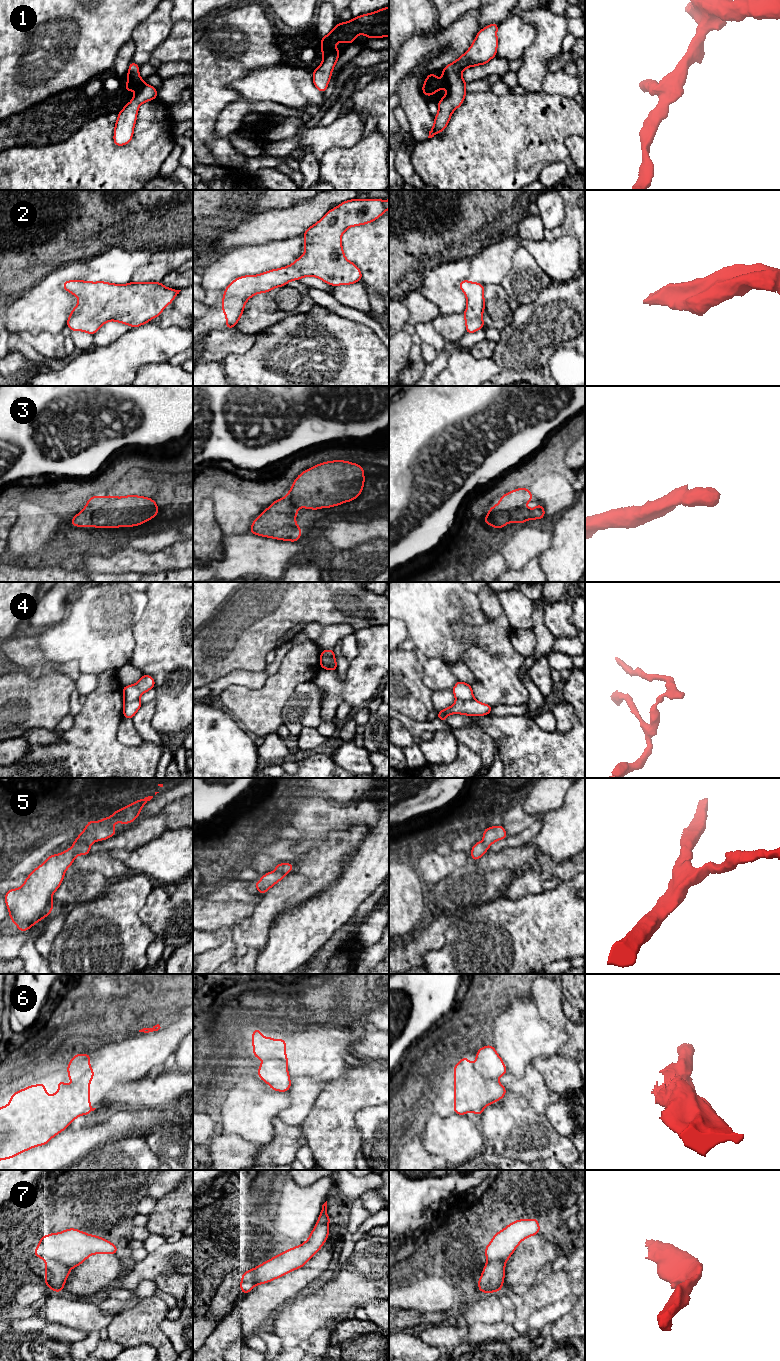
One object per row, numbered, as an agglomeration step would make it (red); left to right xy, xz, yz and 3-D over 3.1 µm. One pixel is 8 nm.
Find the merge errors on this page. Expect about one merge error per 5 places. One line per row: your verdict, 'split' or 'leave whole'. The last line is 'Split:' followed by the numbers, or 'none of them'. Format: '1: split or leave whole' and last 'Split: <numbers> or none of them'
1: split
2: leave whole
3: leave whole
4: split
5: leave whole
6: split
7: split
Split: 1, 4, 6, 7

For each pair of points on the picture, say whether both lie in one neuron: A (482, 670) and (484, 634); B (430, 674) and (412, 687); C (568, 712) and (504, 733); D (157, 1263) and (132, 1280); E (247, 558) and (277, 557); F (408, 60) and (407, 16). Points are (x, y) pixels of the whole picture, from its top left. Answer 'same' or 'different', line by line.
A: same
B: different
C: different
D: same
E: same
F: different

